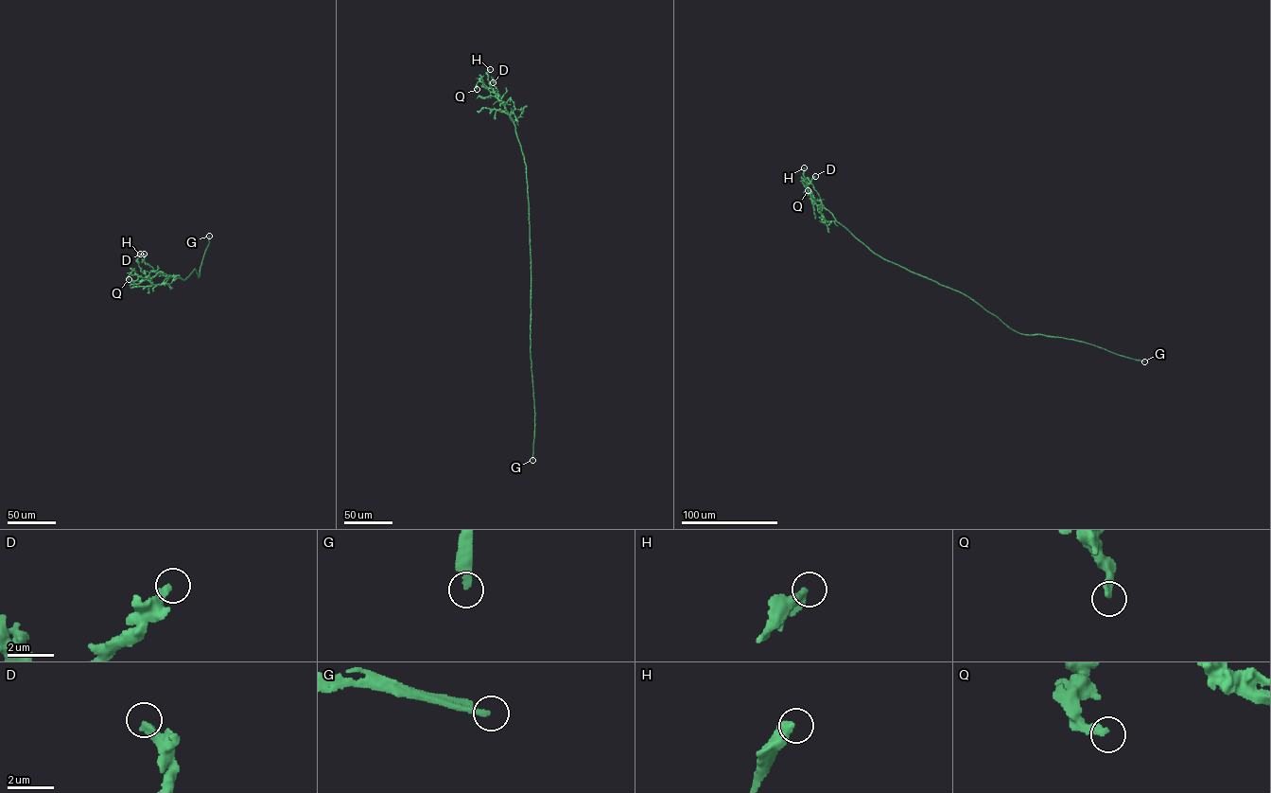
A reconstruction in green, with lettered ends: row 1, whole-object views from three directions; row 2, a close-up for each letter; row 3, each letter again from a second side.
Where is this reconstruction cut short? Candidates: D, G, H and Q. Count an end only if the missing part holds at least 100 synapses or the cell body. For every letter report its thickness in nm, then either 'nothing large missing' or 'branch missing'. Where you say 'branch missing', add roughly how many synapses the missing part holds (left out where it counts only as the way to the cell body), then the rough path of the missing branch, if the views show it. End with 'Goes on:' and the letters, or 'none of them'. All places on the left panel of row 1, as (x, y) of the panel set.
D: 340 nm thick; nothing large missing
G: 280 nm thick; branch missing; about 900 synapses
H: 440 nm thick; nothing large missing
Q: 260 nm thick; nothing large missing
Goes on: G

